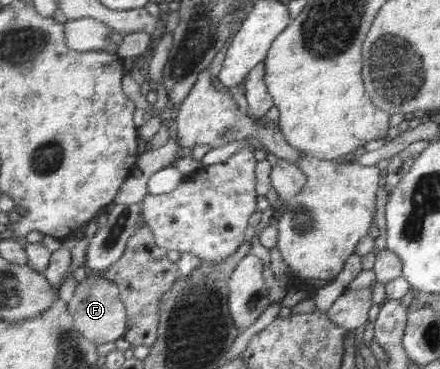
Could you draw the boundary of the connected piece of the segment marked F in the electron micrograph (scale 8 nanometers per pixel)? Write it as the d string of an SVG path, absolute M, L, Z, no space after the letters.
M88 272L87 278L79 283L69 308L78 329L98 345L118 341L129 332L129 314L121 298L121 286L109 280L102 272Z

